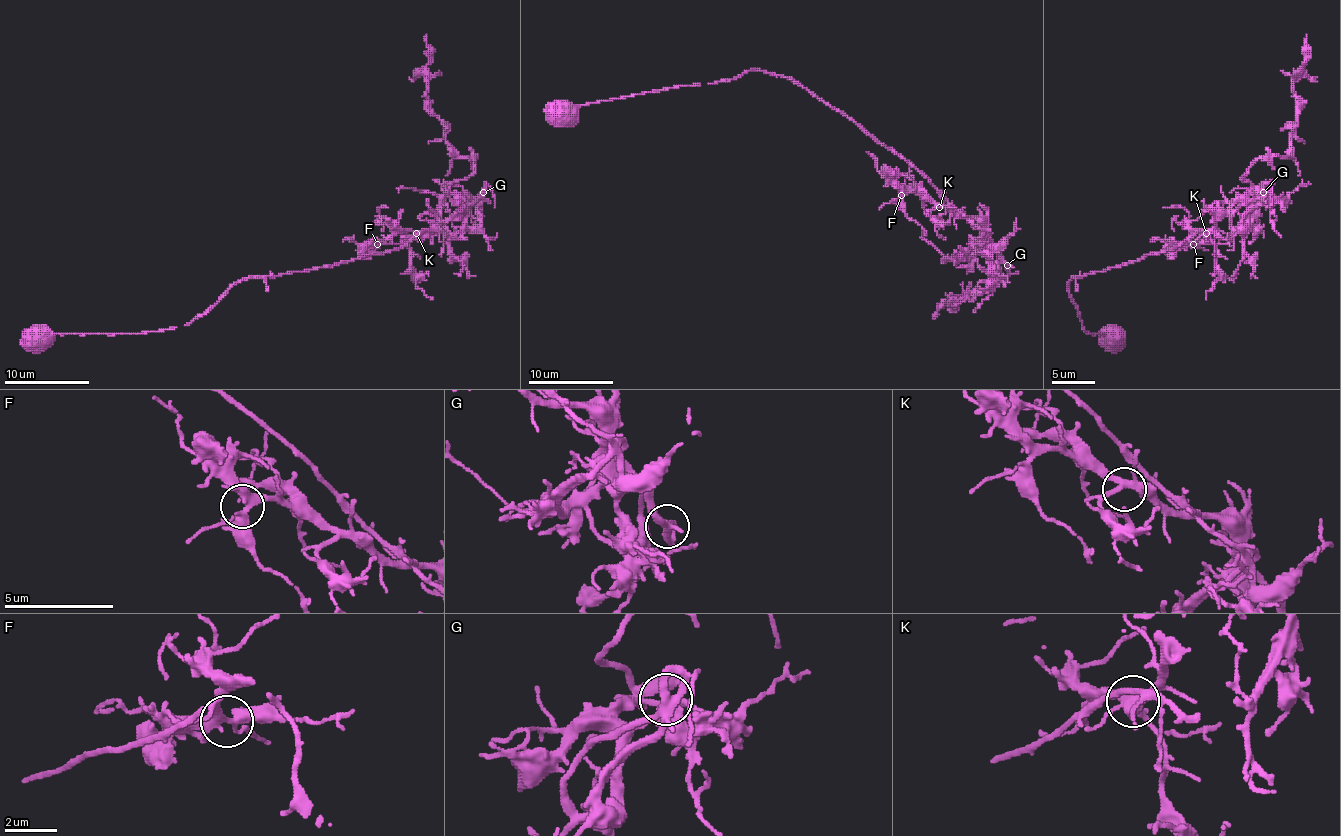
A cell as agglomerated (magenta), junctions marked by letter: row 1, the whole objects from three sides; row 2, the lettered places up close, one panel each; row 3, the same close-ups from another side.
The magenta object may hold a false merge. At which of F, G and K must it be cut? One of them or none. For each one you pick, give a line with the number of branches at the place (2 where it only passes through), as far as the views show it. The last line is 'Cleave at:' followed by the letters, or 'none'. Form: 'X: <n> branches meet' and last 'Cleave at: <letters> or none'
Cleave at: none

